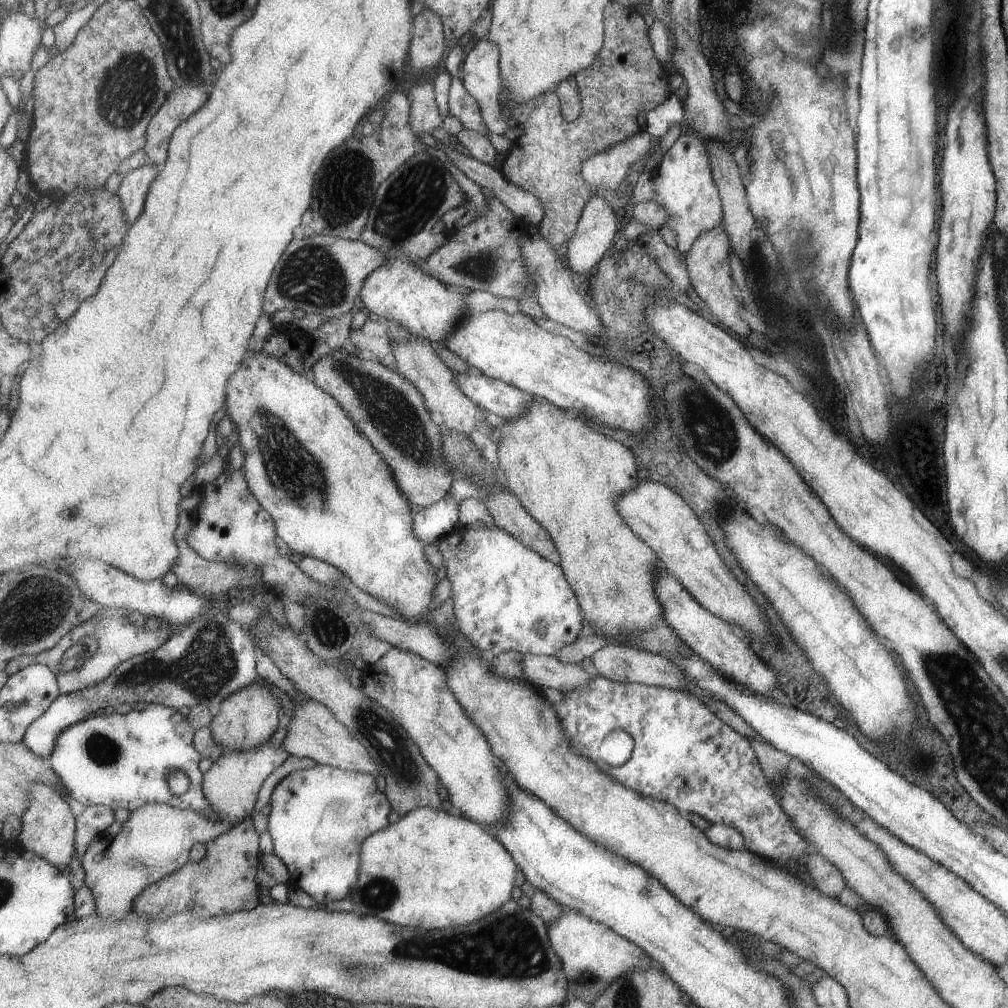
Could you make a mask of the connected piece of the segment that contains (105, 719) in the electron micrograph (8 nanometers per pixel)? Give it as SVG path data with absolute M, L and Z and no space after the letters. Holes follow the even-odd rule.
M147 704L143 712L101 714L67 728L49 760L69 796L85 808L109 806L113 810L125 808L135 812L147 804L171 804L175 808L203 812L209 810L211 802L203 794L205 774L199 768L201 758L205 756L197 748L197 730L191 718L183 716L177 708ZM171 768L179 768L191 778L191 786L183 796L175 796L169 790L167 774Z

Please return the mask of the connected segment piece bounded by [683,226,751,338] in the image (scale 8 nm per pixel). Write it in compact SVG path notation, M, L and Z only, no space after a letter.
M715 226L711 230L701 232L695 238L695 244L691 246L691 250L687 250L685 256L685 264L687 264L687 272L689 272L689 280L693 290L697 292L697 296L707 304L709 314L719 320L725 328L729 328L731 332L747 338L751 334L747 322L743 322L739 318L739 302L735 300L733 292L731 292L731 268L729 268L729 242L727 232L723 232L721 226Z

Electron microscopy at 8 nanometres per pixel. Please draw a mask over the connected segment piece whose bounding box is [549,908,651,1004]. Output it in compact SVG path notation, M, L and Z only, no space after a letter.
M565 908L563 914L553 924L549 924L549 938L553 942L553 948L565 962L565 970L571 982L571 1000L581 998L583 1002L593 1004L609 986L609 982L613 982L613 978L617 978L619 974L651 966L651 960L639 946L631 944L627 938L619 936L605 924L595 922L577 910Z

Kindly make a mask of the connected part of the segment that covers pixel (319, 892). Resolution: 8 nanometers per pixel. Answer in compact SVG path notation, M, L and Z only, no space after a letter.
M311 766L305 770L291 772L287 778L281 780L281 784L273 790L271 804L273 810L269 814L269 832L273 836L273 854L283 858L289 866L291 890L303 890L307 892L317 906L323 906L333 900L343 900L353 886L357 886L359 878L359 866L361 866L361 844L367 836L373 836L375 832L389 826L389 814L393 808L393 802L385 792L379 792L377 788L377 776L373 774L357 774L347 772L335 766Z

